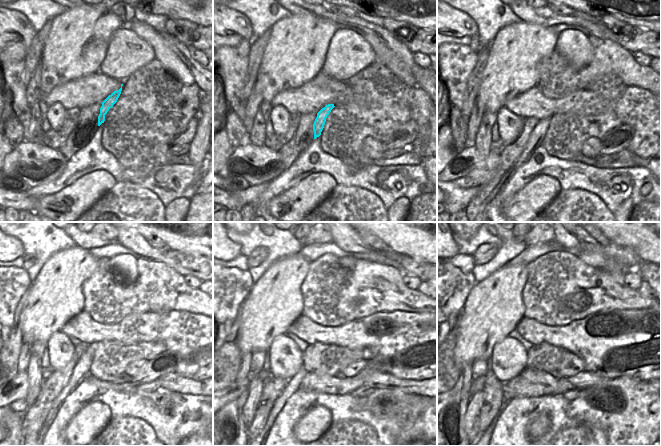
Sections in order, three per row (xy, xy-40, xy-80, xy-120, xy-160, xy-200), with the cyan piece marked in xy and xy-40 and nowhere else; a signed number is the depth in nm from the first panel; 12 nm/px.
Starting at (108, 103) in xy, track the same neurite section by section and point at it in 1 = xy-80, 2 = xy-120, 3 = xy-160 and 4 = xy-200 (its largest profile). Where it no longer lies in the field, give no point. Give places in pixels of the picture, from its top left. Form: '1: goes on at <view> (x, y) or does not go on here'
1: goes on at xy-80 (537, 135)
2: goes on at xy-120 (81, 370)
3: goes on at xy-160 (294, 384)
4: goes on at xy-200 (492, 425)

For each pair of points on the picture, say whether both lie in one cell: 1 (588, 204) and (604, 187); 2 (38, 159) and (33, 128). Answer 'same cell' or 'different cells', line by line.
1: different cells
2: different cells

